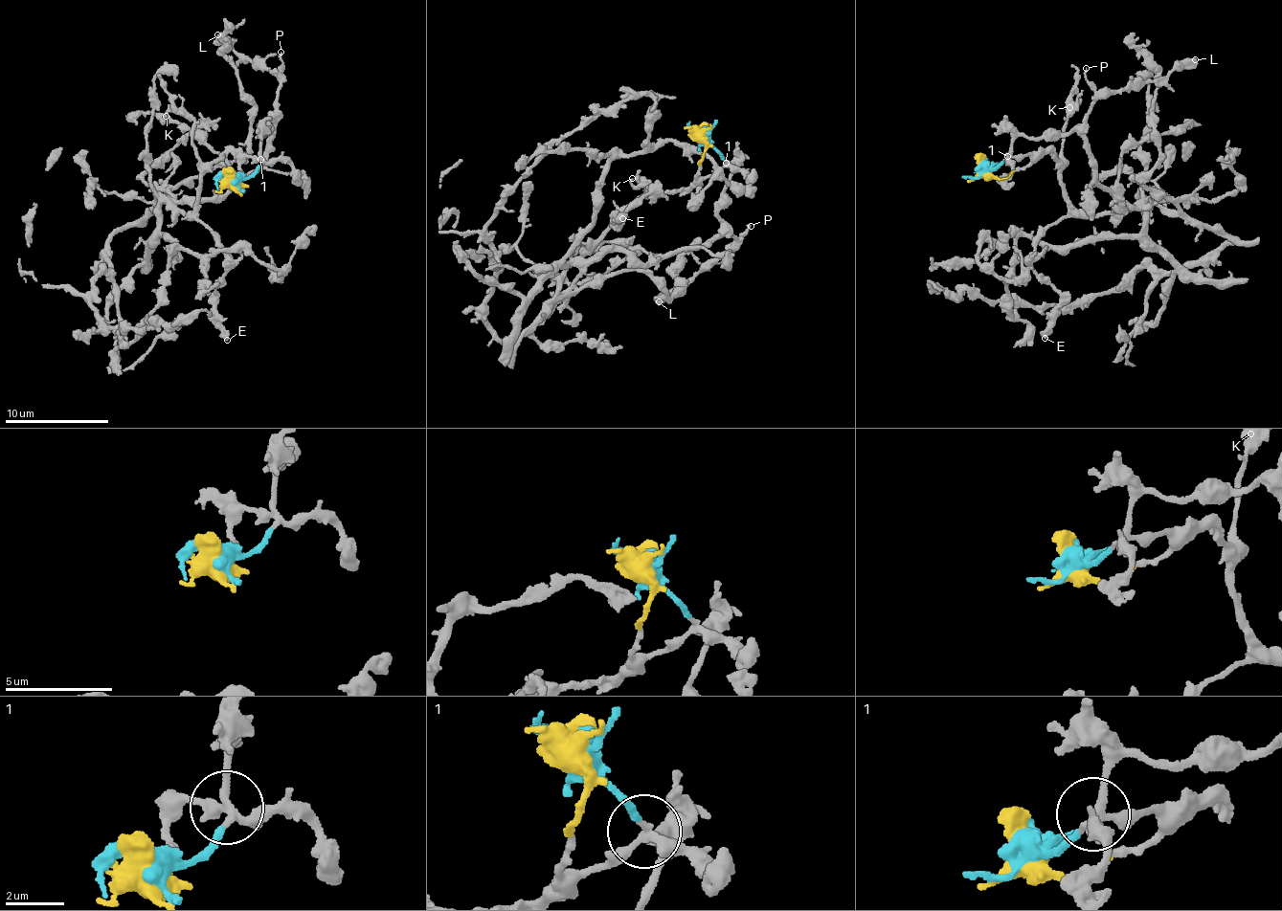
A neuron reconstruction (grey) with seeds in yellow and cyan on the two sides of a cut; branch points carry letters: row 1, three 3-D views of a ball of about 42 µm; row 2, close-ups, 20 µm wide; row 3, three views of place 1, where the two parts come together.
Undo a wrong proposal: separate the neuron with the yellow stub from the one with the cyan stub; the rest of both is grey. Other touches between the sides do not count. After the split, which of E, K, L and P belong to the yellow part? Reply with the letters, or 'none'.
E, K

